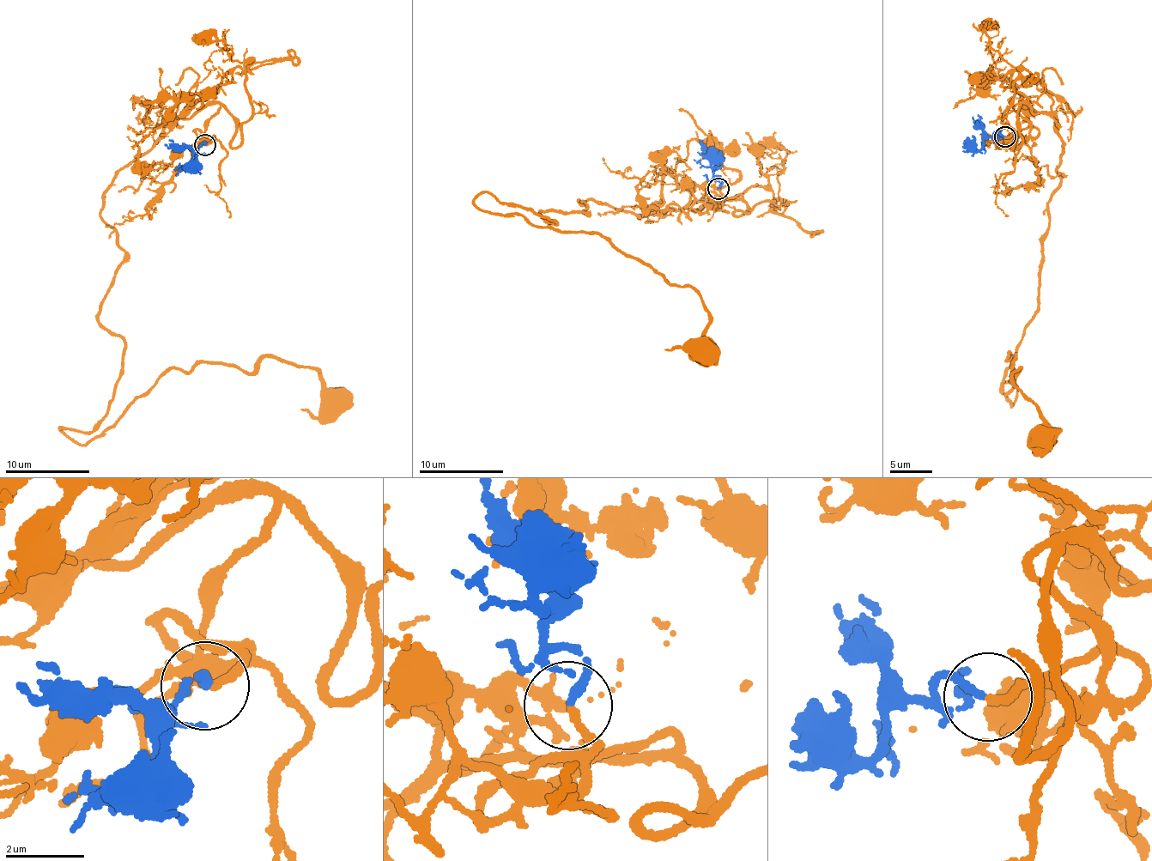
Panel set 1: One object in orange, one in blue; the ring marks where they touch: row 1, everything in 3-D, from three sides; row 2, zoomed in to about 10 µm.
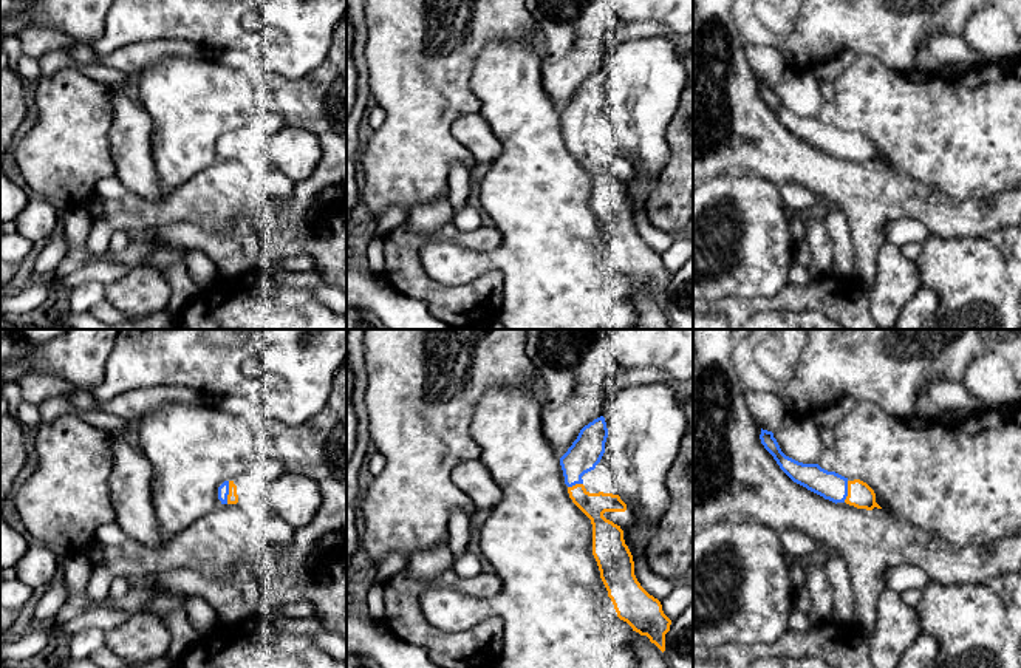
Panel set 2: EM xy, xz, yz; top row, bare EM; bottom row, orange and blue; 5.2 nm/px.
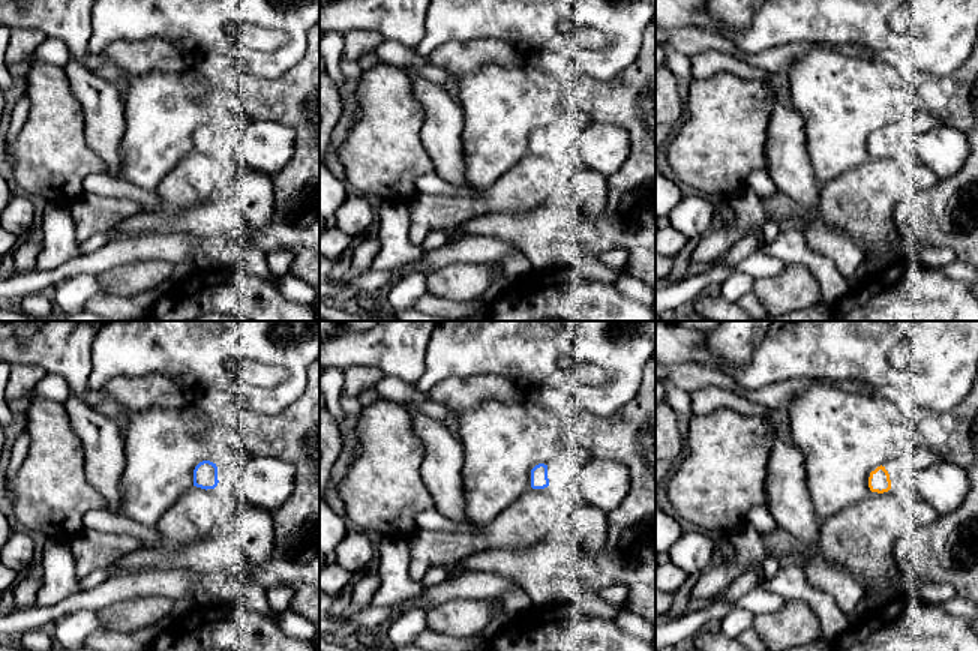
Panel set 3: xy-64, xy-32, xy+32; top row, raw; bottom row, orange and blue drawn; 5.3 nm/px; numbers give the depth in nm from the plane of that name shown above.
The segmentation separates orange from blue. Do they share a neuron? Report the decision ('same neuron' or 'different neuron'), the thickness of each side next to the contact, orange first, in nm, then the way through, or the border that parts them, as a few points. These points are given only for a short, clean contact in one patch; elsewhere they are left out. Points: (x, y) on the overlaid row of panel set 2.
same neuron; 60 nm thick on the orange side, 60 nm on the other; runs through xy (232, 498), (229, 492), (223, 490)

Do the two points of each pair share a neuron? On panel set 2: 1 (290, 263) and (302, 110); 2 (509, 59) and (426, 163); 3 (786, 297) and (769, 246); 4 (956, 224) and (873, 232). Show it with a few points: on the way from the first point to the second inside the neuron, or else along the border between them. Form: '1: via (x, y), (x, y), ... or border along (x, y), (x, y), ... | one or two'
1: border along (271, 262), (280, 257), (307, 254), (316, 266) | two
2: border along (475, 62), (471, 90), (480, 102), (480, 112) | two
3: border along (788, 282), (775, 296), (747, 297) | two
4: via (935, 209), (891, 211) | one

